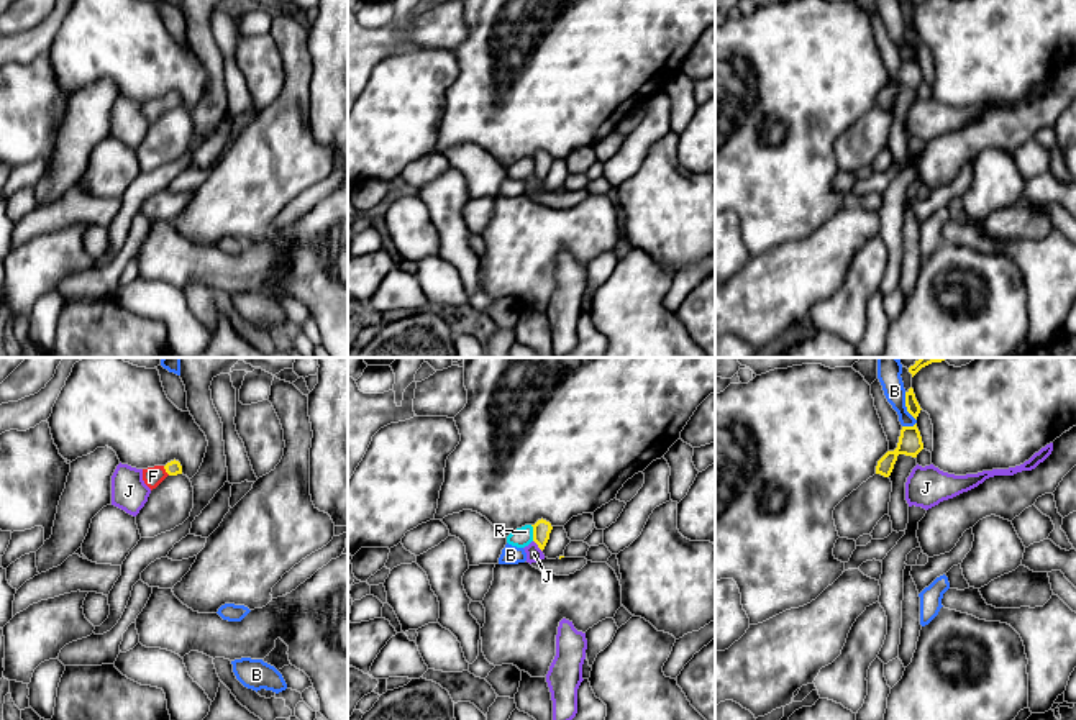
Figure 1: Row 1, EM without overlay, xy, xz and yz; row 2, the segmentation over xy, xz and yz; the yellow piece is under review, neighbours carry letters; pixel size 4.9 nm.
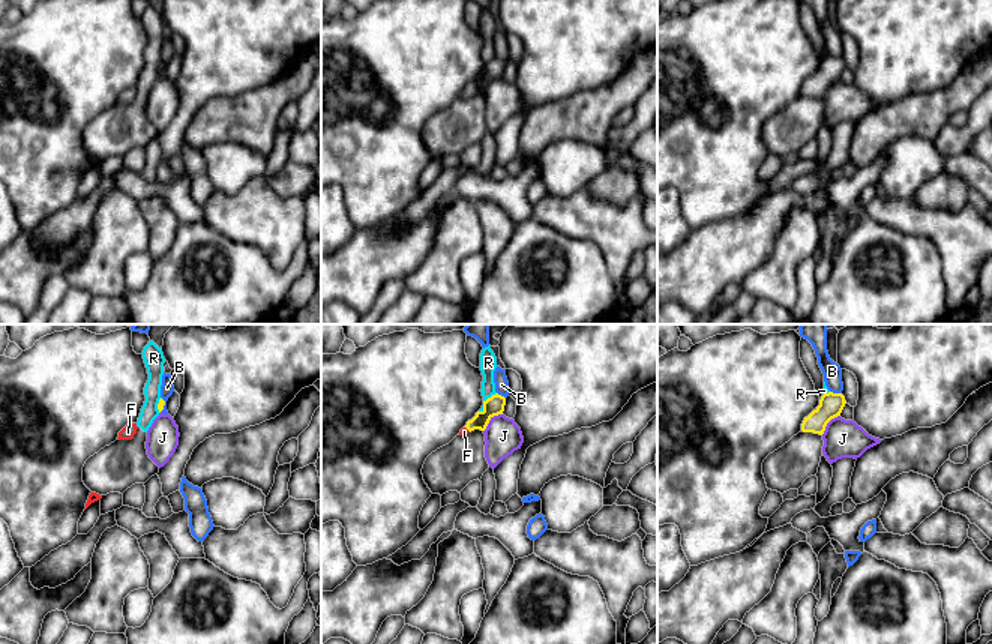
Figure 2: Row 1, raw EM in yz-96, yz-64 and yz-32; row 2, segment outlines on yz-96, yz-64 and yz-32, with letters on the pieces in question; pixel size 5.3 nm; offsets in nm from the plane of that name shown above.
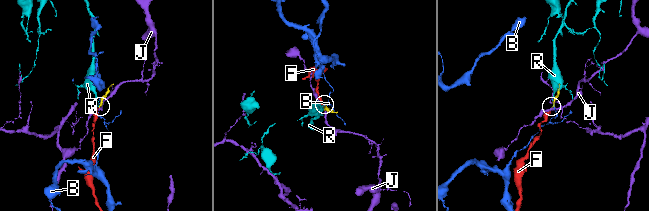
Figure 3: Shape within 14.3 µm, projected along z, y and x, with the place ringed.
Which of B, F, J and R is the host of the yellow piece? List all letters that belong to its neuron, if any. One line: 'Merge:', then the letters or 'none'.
Merge: F

